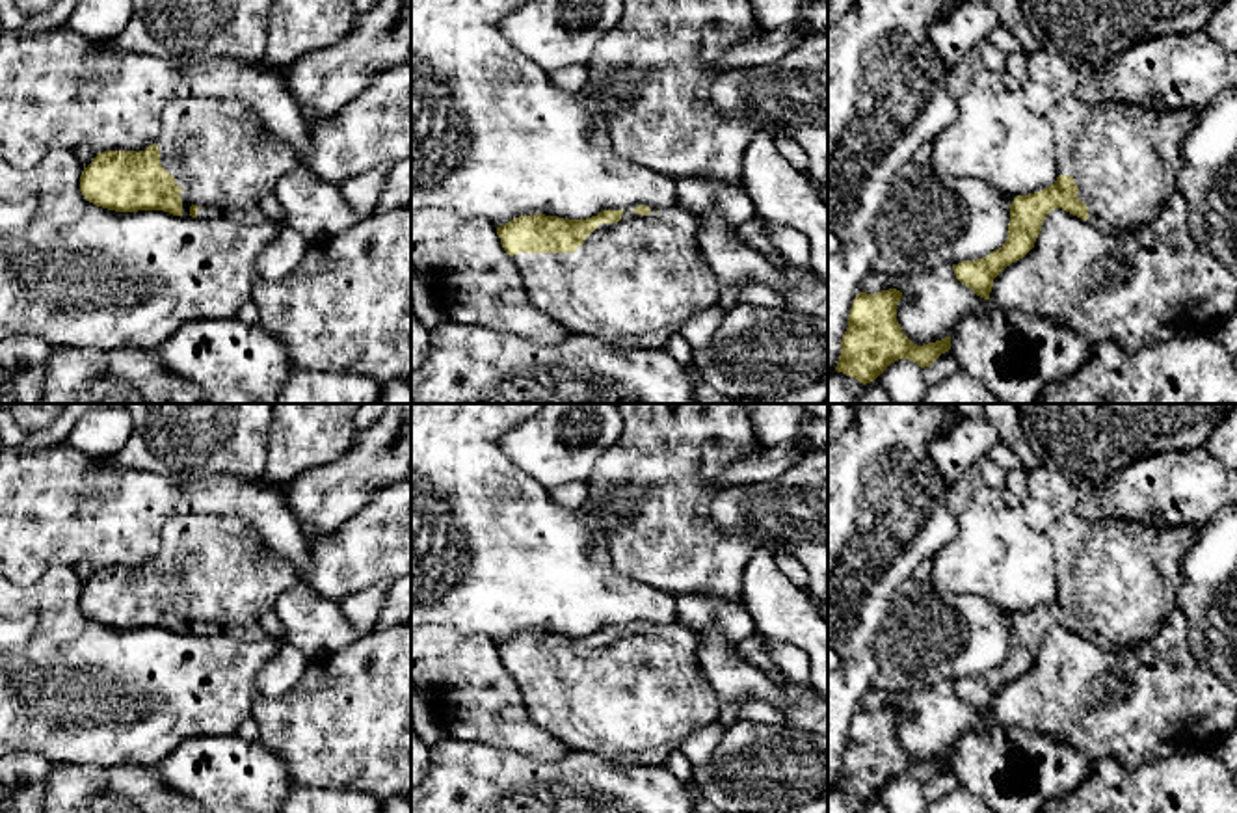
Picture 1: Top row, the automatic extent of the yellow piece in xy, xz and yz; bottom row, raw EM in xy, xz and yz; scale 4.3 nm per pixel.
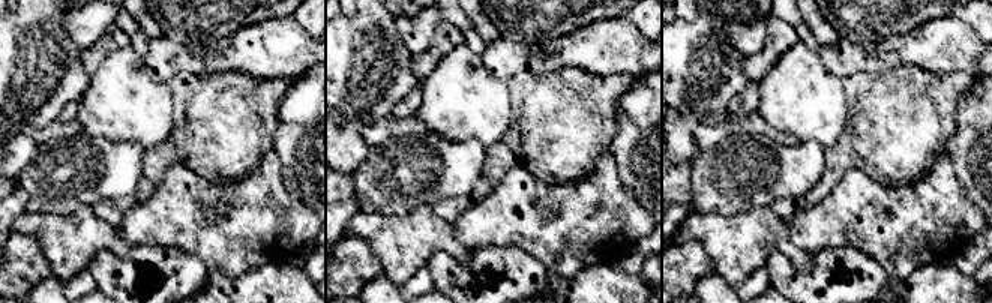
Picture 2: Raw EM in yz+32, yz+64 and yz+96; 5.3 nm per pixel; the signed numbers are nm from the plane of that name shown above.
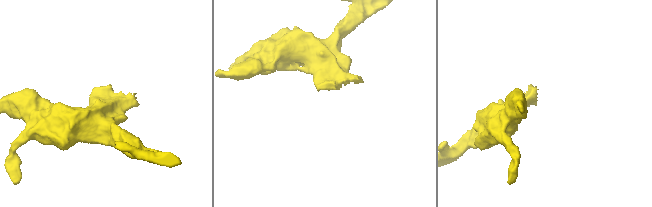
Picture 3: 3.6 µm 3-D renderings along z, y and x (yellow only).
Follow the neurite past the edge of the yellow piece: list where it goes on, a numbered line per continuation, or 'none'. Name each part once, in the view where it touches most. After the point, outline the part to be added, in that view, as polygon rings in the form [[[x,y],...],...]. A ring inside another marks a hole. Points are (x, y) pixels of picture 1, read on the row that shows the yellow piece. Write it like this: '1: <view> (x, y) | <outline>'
1: xz (631, 285) | [[[683,207],[651,208],[647,216],[623,212],[618,223],[601,223],[575,253],[517,253],[513,262],[530,301],[575,335],[590,335],[619,350],[662,350],[683,324],[716,305],[720,283],[698,240],[699,216]]]

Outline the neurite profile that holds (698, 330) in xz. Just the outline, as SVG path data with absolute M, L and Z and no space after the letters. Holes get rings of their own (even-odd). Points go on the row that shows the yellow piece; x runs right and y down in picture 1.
M712 305L703 313L690 316L683 324L679 335L692 346L692 350L707 348L722 318L722 309L718 305Z

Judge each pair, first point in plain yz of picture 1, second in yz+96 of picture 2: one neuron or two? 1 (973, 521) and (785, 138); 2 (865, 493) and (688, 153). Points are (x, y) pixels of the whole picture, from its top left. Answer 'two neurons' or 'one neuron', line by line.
1: two neurons
2: one neuron

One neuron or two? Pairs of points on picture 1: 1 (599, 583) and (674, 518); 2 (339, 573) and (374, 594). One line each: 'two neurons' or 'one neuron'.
1: two neurons
2: two neurons

